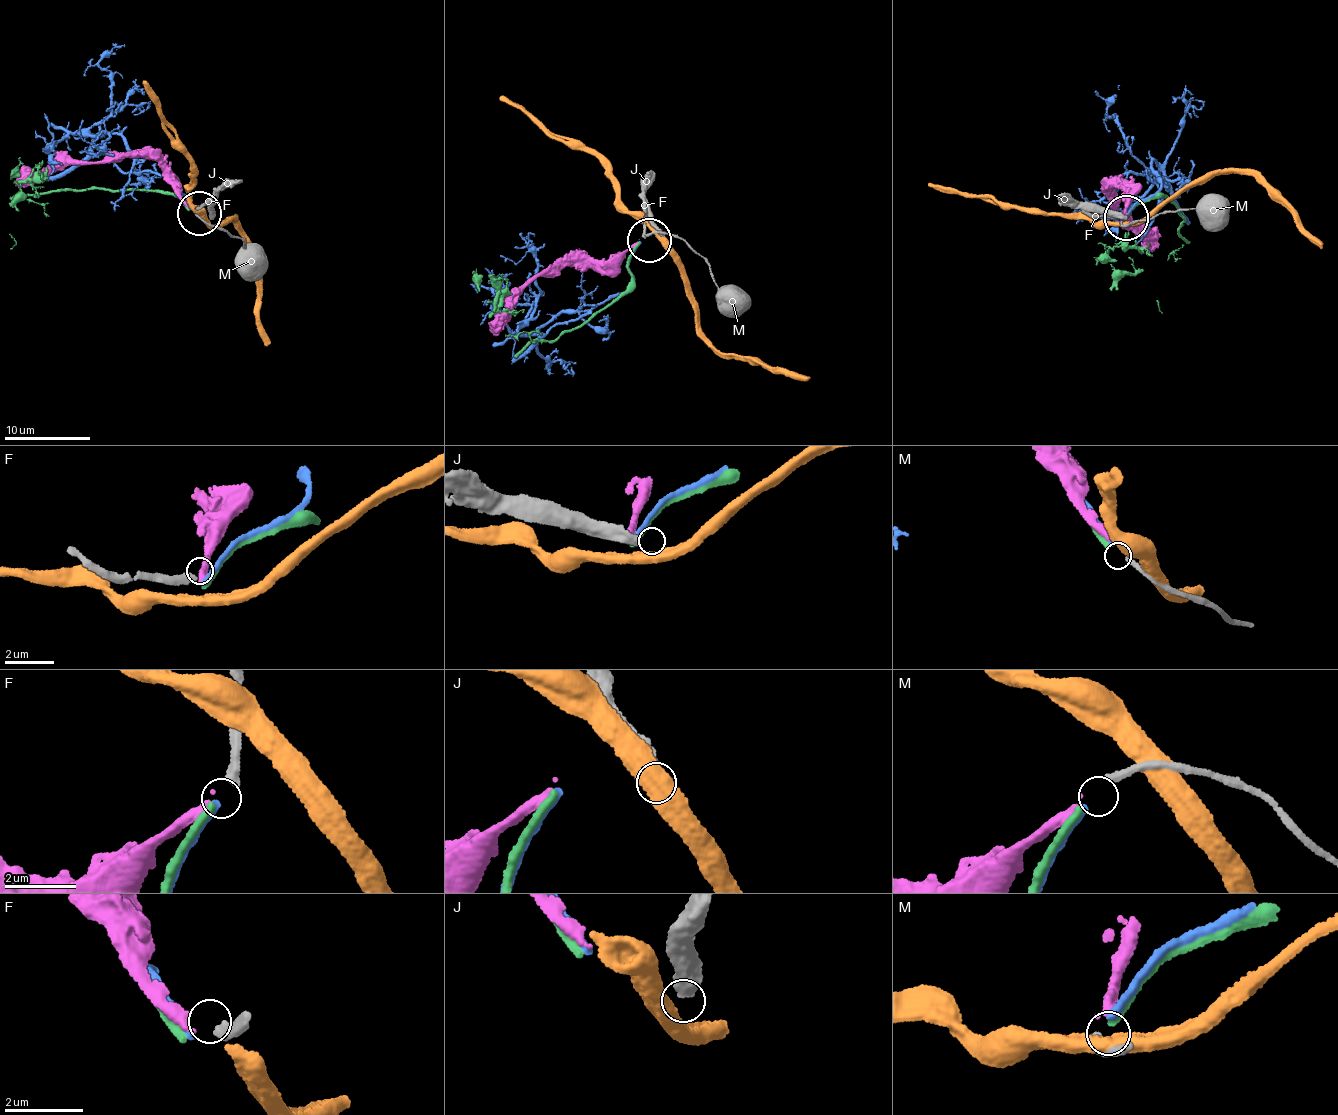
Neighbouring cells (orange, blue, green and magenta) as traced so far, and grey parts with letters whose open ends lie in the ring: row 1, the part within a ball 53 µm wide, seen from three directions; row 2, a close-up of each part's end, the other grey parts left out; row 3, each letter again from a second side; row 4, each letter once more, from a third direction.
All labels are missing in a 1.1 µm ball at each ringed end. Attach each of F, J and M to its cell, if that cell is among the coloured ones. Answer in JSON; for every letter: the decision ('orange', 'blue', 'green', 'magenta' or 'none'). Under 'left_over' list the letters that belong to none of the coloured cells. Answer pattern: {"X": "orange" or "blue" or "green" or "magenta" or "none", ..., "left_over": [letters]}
{"F": "magenta", "J": "none", "M": "green", "left_over": ["J"]}

